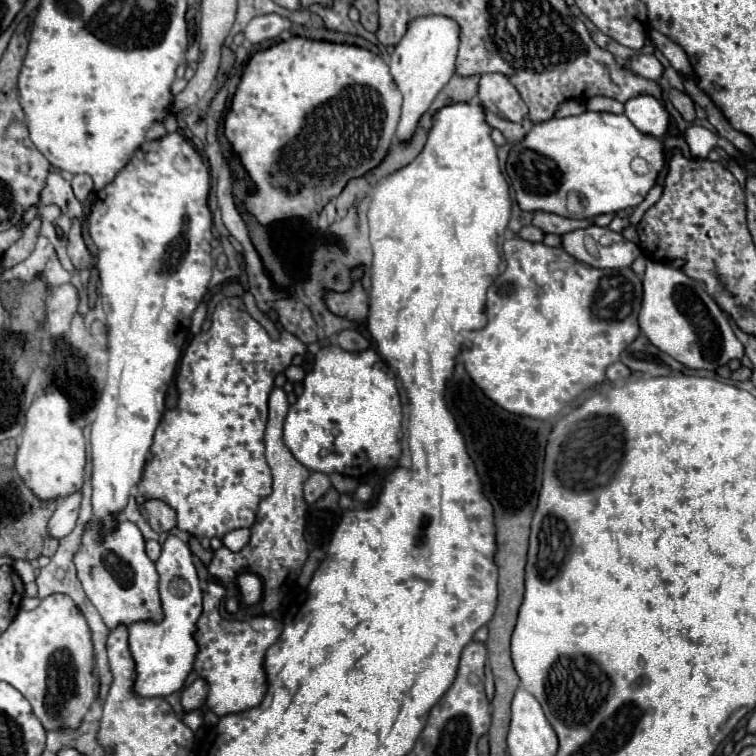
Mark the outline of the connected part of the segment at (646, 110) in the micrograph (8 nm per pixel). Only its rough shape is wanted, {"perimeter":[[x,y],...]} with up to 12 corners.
{"perimeter":[[651,95],[625,103],[625,115],[645,135],[663,137],[669,113]]}

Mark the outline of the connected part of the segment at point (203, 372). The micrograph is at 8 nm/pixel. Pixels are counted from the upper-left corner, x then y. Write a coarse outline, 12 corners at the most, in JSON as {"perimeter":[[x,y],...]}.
{"perimeter":[[241,299],[193,337],[137,503],[251,527],[269,393],[307,345]]}

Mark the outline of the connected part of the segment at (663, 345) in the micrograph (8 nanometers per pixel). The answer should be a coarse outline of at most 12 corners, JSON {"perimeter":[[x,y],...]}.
{"perimeter":[[647,261],[639,327],[687,369],[743,357],[701,283]]}

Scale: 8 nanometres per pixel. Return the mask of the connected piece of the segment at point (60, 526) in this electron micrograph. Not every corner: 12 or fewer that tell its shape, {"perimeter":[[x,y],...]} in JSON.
{"perimeter":[[81,493],[59,501],[47,523],[53,539],[73,531]]}

